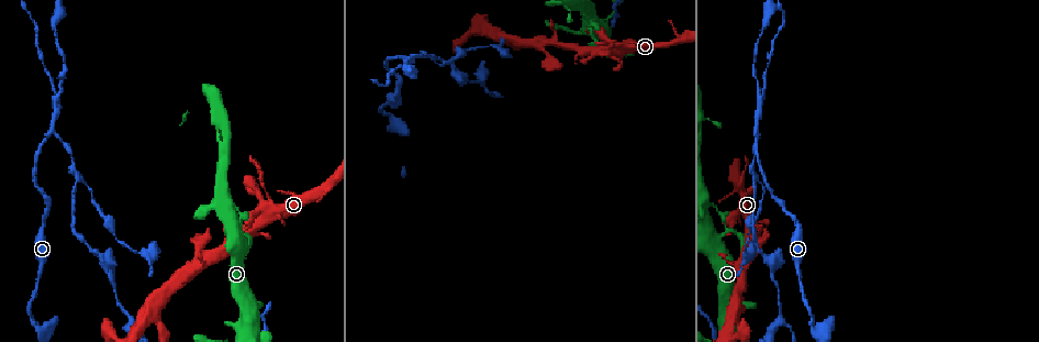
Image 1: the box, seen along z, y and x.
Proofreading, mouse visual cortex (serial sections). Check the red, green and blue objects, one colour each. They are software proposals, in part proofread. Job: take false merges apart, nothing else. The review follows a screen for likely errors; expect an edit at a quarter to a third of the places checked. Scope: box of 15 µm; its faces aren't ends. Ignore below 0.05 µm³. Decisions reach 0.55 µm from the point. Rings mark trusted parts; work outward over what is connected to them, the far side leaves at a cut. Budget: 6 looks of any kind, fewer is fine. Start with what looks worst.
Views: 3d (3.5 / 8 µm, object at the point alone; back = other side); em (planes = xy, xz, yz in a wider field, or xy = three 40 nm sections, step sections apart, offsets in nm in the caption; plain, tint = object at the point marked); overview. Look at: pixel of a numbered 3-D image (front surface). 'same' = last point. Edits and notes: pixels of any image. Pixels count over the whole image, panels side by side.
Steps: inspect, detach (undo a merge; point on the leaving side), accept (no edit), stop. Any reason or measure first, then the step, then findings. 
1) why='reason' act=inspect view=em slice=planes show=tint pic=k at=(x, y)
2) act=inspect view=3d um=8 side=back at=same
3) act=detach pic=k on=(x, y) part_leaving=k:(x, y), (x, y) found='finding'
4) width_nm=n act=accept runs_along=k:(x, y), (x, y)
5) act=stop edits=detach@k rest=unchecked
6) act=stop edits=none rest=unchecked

why='thin neck' act=inspect view=3d um=3.5 pic=1 at=(257, 198)

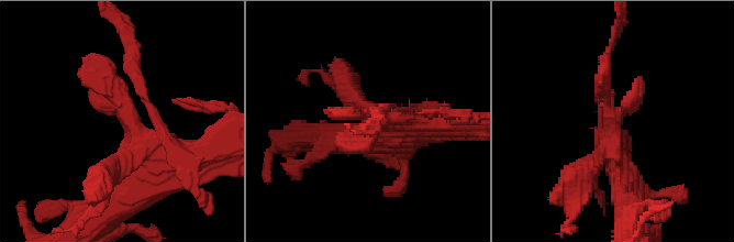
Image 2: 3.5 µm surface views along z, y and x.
act=inspect view=em slice=xy step=5 show=plain pic=2 at=(126, 117)

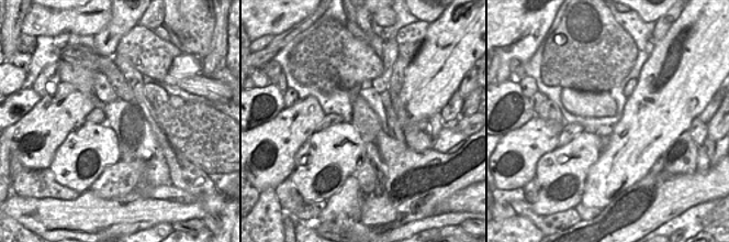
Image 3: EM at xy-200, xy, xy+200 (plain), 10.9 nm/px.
why='where the object lies' act=inspect view=em slice=xy step=5 show=tint at=same

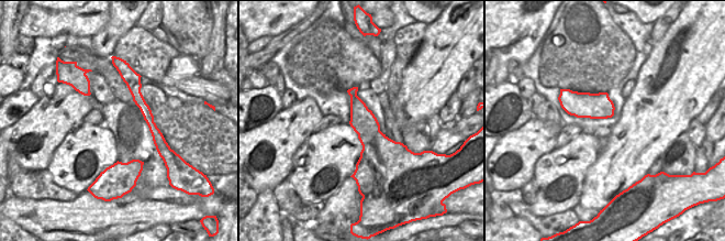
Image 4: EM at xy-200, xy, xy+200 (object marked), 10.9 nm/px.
act=detach pic=2 on=(143, 94) part_leaving=2:(164, 134), (137, 87), (131, 35) found='two cells meet here'

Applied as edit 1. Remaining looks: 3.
why='sudden change in width' act=inspect view=3d um=8 pic=1 at=(797, 275)

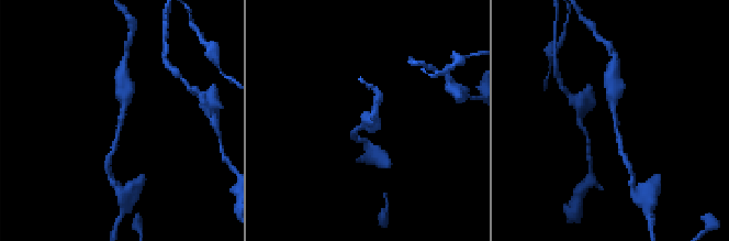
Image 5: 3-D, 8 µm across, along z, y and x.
why='zoom in' act=inspect view=3d um=3.5 side=back pic=5 at=(615, 119)

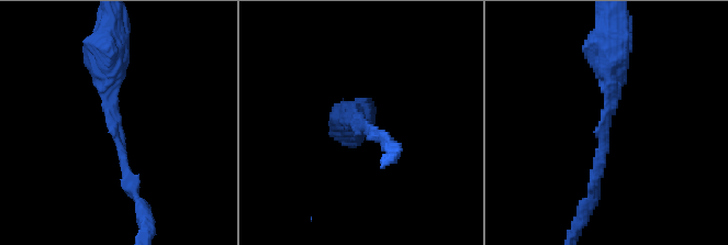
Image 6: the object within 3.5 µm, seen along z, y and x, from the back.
arm_widths_nm=200,400 act=inspect view=em slice=xy step=2 show=tint pic=6 at=(359, 121)

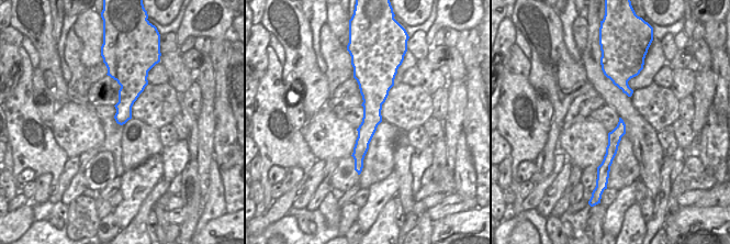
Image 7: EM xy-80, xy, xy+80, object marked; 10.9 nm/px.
act=accept runs_along=7:(361, 75), (371, 120), (358, 168) found='continuous, no second cell'

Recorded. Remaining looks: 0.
act=stop edits=detach@2 rest=unchecked

